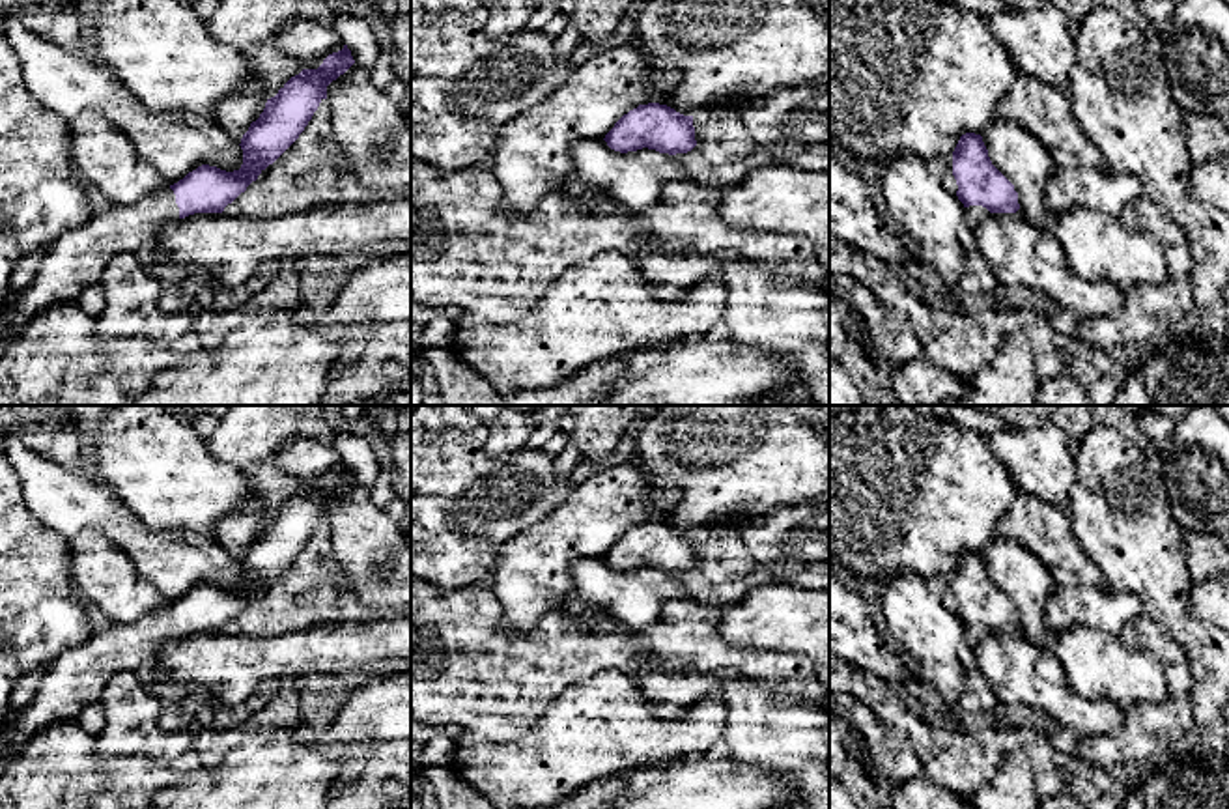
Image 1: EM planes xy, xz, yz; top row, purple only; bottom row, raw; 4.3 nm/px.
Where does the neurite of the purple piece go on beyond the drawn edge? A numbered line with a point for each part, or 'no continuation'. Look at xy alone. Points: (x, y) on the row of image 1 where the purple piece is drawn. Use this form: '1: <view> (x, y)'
1: xy (73, 260)

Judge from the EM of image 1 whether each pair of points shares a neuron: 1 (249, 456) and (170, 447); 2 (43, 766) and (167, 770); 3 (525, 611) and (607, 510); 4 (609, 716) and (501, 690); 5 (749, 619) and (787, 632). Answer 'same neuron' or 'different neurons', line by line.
1: different neurons
2: same neuron
3: same neuron
4: different neurons
5: same neuron

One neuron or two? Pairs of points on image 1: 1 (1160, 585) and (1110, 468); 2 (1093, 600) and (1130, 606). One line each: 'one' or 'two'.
1: one
2: one

